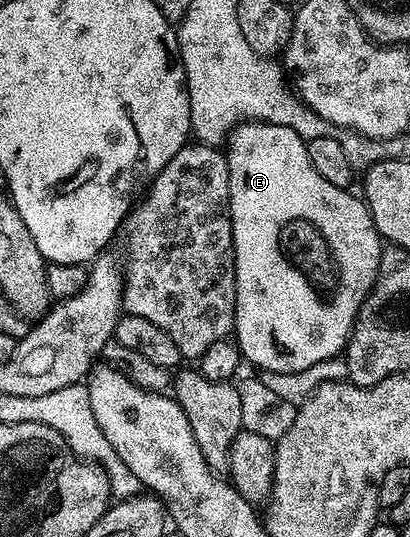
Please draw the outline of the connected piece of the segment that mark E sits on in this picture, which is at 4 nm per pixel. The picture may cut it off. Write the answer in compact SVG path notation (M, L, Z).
M242 122L236 124L232 128L231 135L226 140L226 154L228 157L228 188L230 189L230 213L232 214L232 244L234 245L234 253L236 254L236 321L234 324L234 342L240 348L240 354L245 364L253 363L256 367L261 367L260 371L271 373L273 376L282 374L294 374L300 370L309 369L316 362L326 361L328 358L339 356L344 348L348 346L348 339L352 336L352 330L356 324L356 314L360 312L360 306L366 301L366 297L372 291L374 281L378 277L378 265L380 264L380 252L382 250L382 240L376 227L372 224L372 214L368 212L368 205L364 202L359 194L351 195L351 190L339 187L338 185L330 185L330 181L325 181L318 173L318 169L314 169L314 165L310 165L310 153L308 152L308 144L304 138L298 133L294 133L294 129L283 127L282 125L270 125L269 123Z

